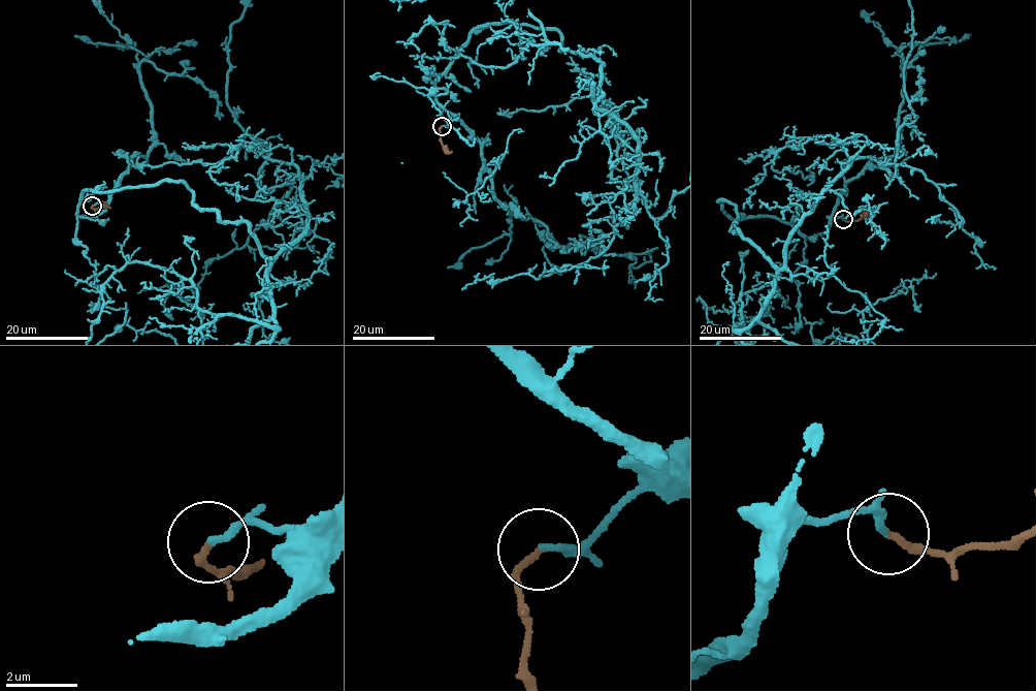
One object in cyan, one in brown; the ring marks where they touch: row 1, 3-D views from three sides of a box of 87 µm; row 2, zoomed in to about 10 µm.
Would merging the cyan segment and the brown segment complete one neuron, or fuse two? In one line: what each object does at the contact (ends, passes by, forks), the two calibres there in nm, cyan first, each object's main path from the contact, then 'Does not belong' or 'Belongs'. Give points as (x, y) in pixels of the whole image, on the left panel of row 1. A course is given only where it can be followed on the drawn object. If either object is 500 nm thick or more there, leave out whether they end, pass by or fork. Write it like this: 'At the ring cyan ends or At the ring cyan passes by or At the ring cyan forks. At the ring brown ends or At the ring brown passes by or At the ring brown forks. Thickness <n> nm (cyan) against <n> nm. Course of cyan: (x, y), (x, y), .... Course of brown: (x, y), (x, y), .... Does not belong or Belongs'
At the ring cyan ends. At the ring brown ends. Thickness 190 nm (cyan) against 200 nm. Course of cyan: (92, 206), (182, 182), (268, 270), (304, 231), (227, 101). Course of brown: (92, 206), (96, 209), (109, 208). Belongs

